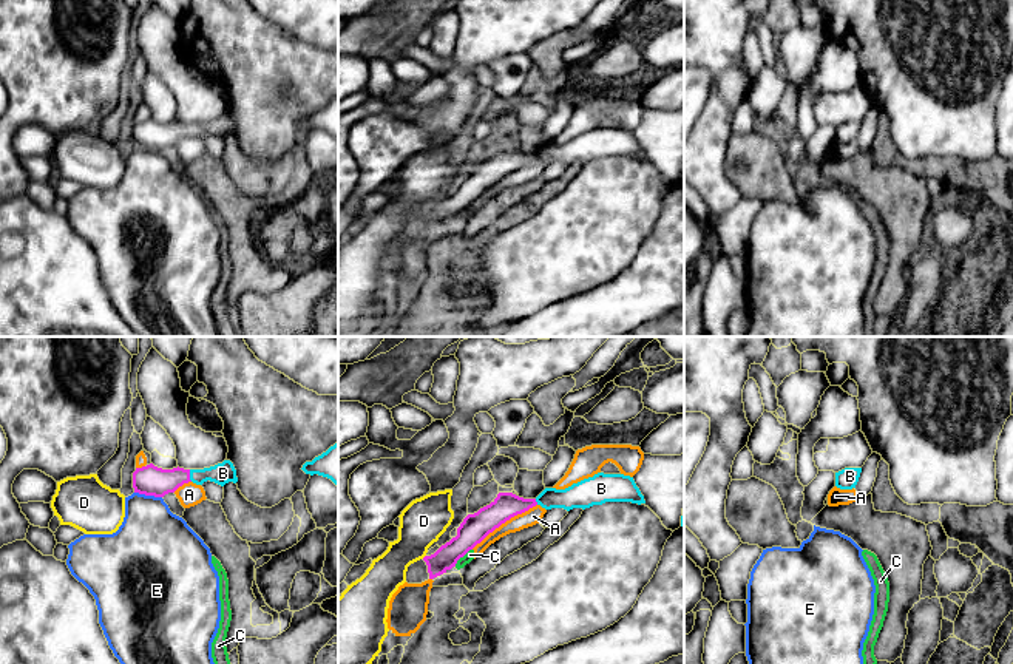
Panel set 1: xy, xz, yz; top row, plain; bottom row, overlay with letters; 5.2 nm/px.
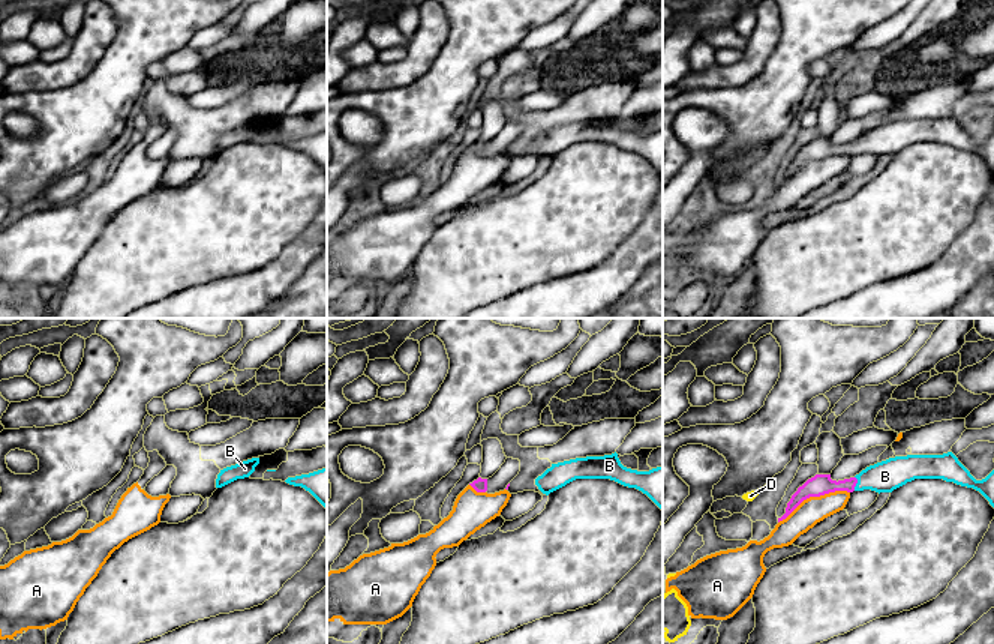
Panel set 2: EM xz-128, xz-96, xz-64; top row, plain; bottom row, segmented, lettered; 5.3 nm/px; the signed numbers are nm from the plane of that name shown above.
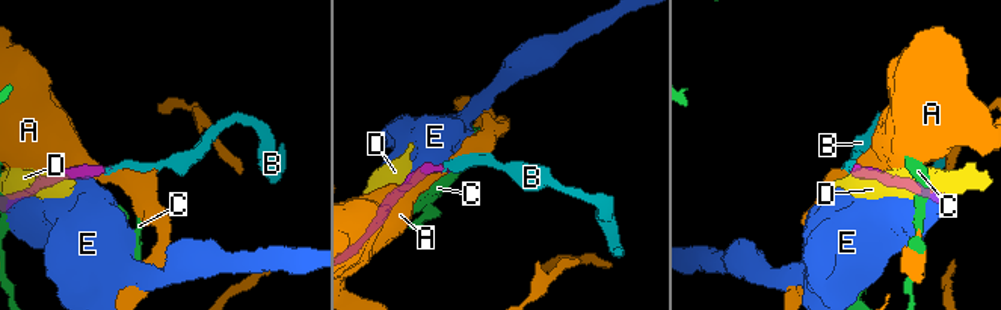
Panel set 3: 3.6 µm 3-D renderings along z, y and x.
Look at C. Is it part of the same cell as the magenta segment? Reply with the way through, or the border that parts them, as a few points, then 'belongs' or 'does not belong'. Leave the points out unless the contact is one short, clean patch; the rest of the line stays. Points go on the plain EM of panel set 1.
border xz (471, 203), (454, 220); does not belong

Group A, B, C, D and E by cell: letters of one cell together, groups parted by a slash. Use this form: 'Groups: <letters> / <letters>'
Groups: A / B / C / D / E

